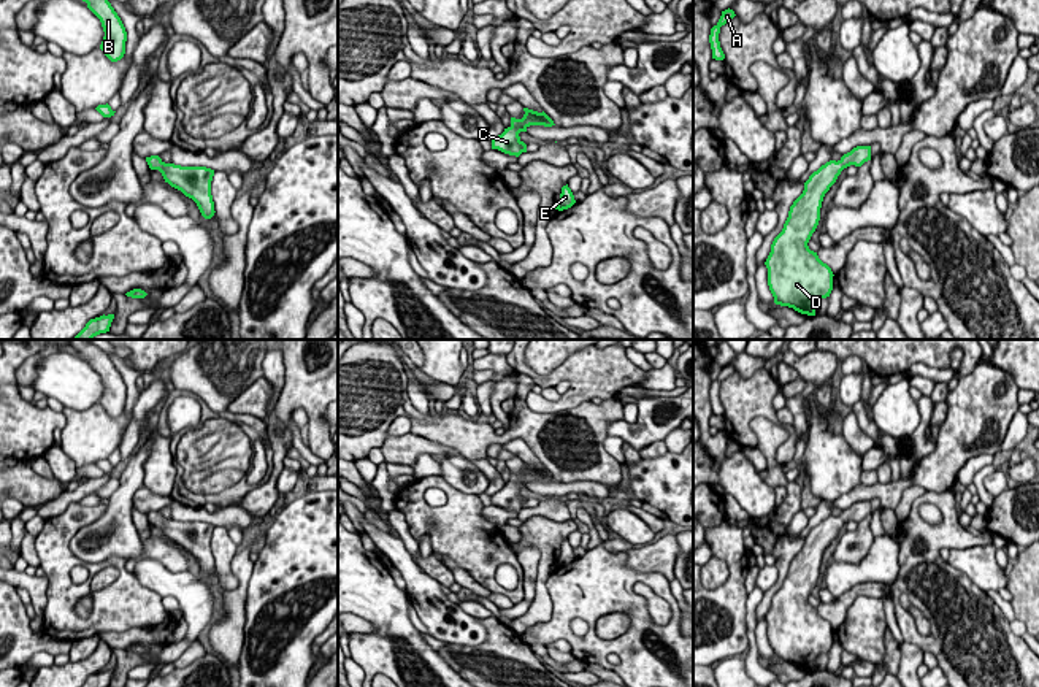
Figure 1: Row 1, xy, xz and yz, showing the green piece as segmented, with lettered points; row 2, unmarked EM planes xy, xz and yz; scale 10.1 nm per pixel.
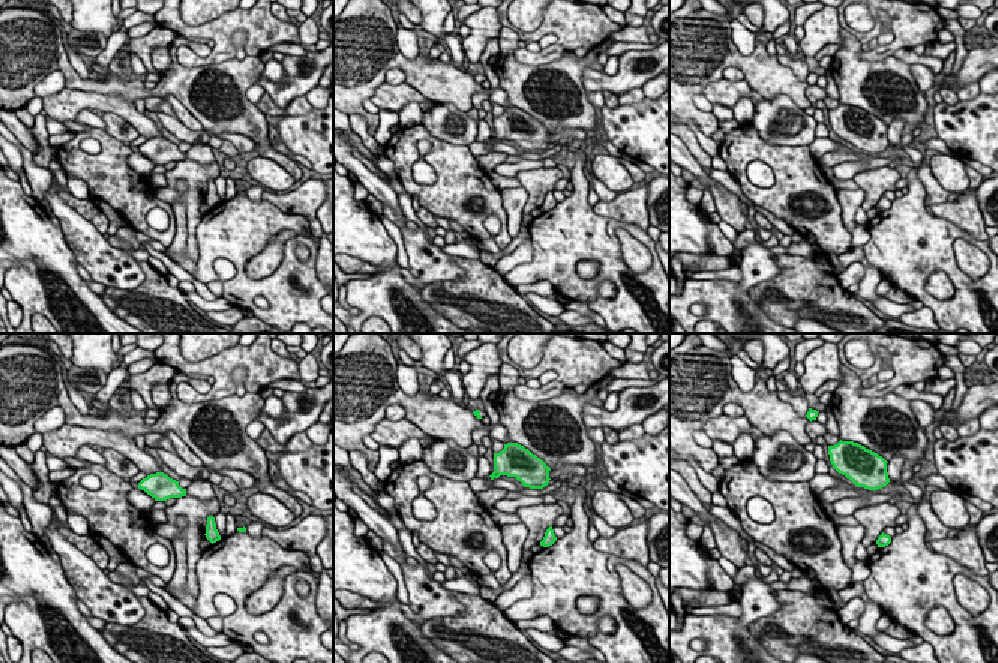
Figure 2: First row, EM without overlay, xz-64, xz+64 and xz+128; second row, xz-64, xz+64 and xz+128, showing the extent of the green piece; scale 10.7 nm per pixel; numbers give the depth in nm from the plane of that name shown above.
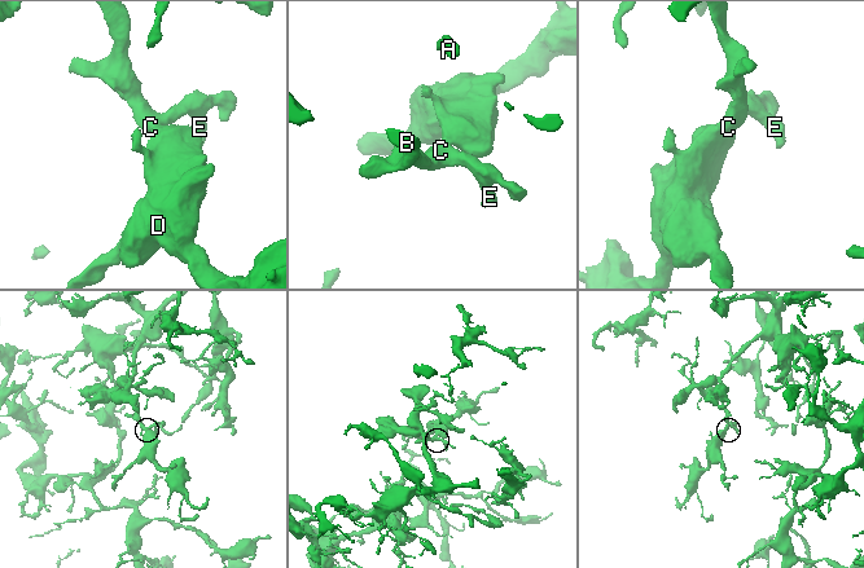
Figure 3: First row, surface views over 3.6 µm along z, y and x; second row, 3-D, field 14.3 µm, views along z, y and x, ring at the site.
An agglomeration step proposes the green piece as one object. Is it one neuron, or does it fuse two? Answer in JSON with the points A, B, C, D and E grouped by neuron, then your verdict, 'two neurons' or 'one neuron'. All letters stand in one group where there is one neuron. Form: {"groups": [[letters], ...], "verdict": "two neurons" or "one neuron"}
{"groups": [["A", "B", "C", "D", "E"]], "verdict": "one neuron"}

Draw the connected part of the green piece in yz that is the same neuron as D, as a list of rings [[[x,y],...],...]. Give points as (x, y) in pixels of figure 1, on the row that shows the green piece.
[[[857,146],[838,162],[822,165],[804,182],[804,190],[790,206],[784,228],[774,238],[765,262],[776,305],[815,316],[815,305],[830,297],[834,274],[807,243],[819,225],[823,197],[841,171],[850,165],[861,167],[868,160],[871,146]]]

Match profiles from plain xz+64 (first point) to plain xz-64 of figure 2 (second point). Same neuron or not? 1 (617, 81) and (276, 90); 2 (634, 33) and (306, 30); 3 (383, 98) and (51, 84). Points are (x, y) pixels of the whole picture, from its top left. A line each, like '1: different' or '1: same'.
1: same
2: same
3: different

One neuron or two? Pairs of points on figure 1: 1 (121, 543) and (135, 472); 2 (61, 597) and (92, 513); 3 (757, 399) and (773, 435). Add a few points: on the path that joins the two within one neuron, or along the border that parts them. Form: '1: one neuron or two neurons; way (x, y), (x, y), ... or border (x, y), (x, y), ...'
1: one neuron; way (121, 525), (121, 500), (126, 489)
2: one neuron; way (59, 575), (59, 540), (70, 529)
3: two neurons; border (779, 424), (754, 418), (755, 446)

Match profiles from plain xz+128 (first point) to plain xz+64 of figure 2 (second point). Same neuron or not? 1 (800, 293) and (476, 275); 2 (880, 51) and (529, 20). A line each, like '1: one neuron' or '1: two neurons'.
1: one neuron
2: two neurons

